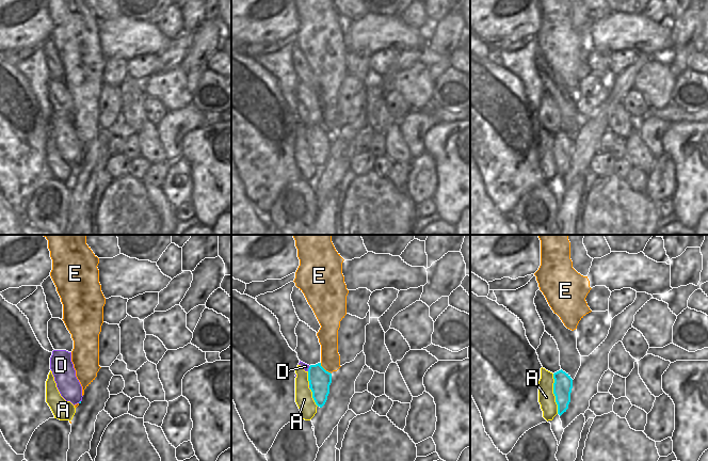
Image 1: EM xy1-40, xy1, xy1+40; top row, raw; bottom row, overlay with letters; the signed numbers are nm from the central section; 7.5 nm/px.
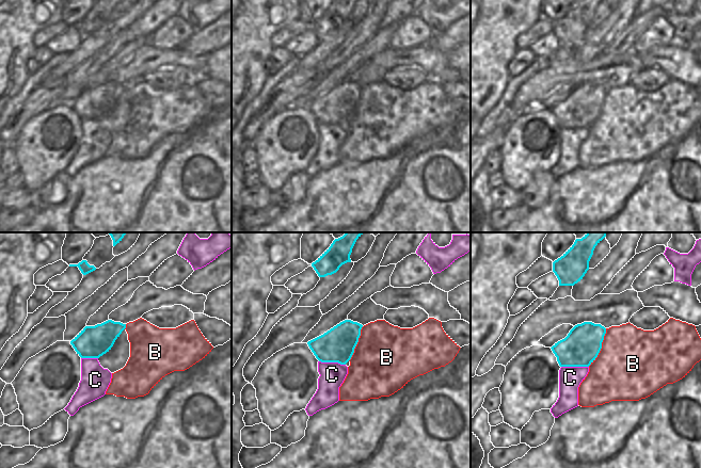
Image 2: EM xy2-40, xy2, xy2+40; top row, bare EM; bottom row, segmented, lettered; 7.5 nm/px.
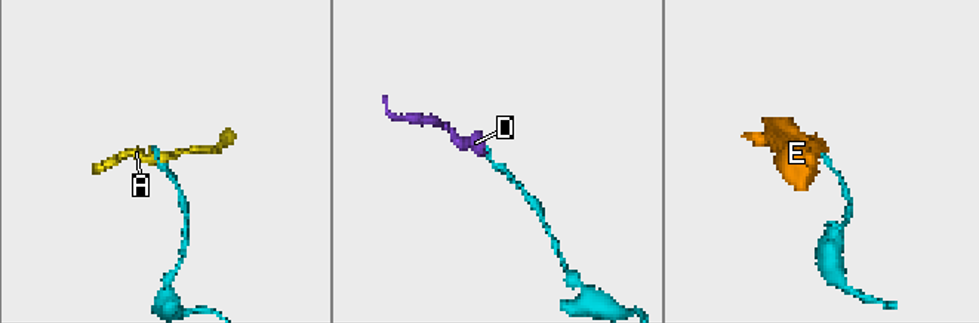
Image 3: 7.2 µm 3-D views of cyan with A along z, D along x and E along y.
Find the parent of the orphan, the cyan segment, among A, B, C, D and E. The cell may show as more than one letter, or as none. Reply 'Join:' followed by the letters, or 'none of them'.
Join: D

